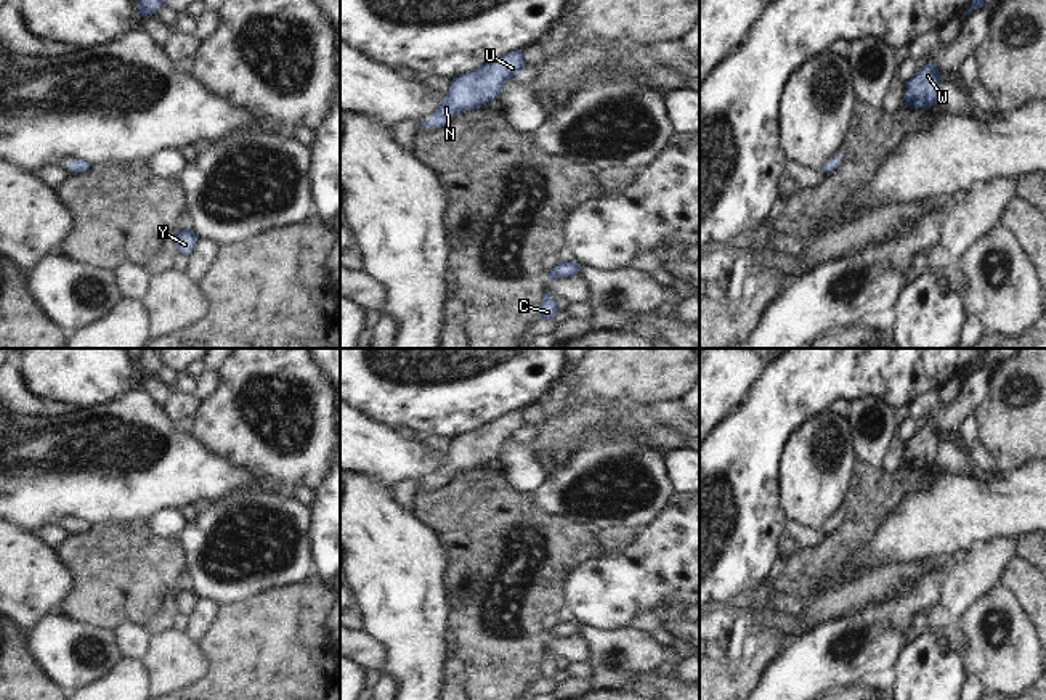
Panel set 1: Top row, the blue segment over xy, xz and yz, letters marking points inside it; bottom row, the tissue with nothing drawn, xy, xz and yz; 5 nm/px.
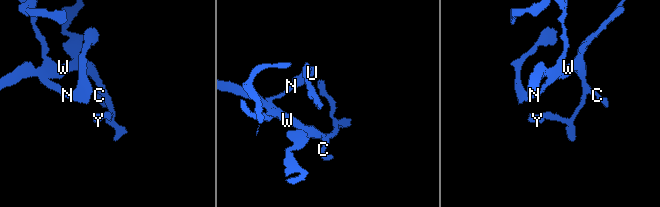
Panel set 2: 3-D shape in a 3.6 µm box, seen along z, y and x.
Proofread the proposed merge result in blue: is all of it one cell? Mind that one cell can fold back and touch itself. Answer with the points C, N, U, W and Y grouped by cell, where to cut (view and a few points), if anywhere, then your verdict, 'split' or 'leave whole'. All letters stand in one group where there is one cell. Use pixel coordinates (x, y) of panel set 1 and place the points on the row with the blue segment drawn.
groups C N U W Y; cut none; leave whole

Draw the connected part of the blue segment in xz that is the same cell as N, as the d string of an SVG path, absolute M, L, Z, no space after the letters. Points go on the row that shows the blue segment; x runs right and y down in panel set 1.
M513 50L497 59L491 59L451 80L449 92L441 100L430 119L424 119L422 128L435 128L448 124L449 117L467 109L475 109L499 98L507 79L521 74L521 50Z

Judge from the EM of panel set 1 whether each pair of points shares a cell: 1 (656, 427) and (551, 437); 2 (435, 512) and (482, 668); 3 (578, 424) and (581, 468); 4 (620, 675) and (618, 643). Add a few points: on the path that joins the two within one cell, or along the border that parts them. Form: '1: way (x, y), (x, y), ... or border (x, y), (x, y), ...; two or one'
1: way (631, 418), (592, 418), (576, 426); one
2: way (469, 549), (454, 590), (482, 630); one
3: border (615, 426), (600, 437), (584, 440), (570, 455); two
4: way (620, 667), (621, 651); one

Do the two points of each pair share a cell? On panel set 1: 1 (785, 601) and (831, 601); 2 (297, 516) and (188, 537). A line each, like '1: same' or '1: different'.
1: different
2: same

